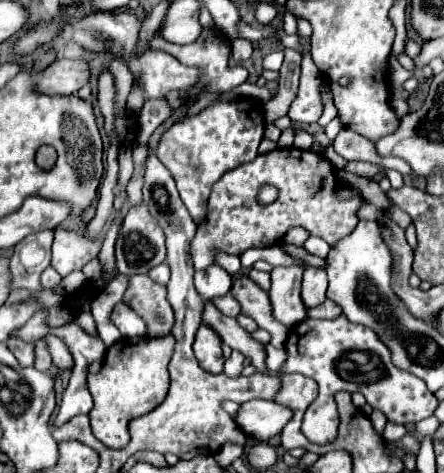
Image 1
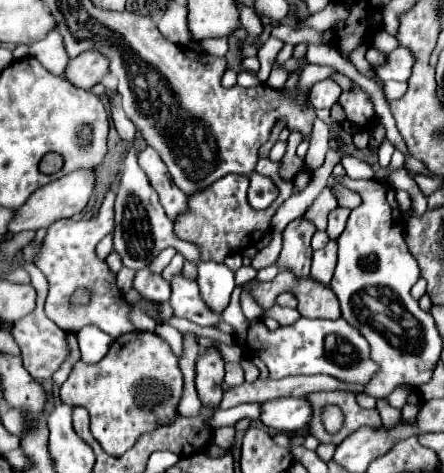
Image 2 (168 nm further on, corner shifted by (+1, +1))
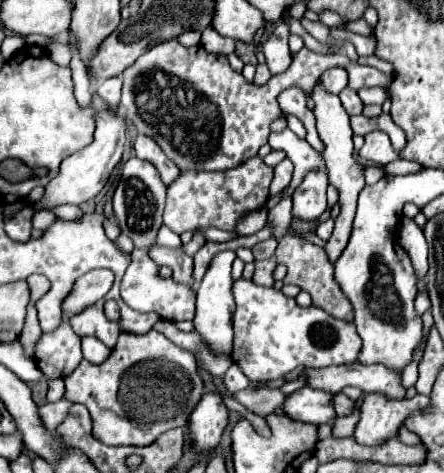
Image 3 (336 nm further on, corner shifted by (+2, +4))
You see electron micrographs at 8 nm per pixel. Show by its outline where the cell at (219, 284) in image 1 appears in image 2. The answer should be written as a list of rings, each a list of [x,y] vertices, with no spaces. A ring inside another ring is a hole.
[[[203,261],[203,263],[199,263],[197,283],[199,283],[205,305],[215,313],[223,313],[223,309],[229,305],[231,293],[235,289],[233,271],[225,263]]]

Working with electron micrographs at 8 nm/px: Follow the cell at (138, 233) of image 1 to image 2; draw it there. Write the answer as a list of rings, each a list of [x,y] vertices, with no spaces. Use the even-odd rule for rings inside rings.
[[[131,149],[127,153],[125,167],[123,167],[119,185],[117,185],[113,241],[115,241],[115,251],[123,259],[123,265],[133,269],[133,271],[139,271],[139,269],[147,267],[165,247],[175,247],[189,263],[197,263],[199,257],[201,257],[201,251],[199,251],[197,245],[181,241],[181,239],[177,239],[177,235],[173,235],[173,223],[165,215],[165,211],[159,203],[157,191],[149,185],[149,179],[145,175],[145,171],[139,167],[135,149]]]

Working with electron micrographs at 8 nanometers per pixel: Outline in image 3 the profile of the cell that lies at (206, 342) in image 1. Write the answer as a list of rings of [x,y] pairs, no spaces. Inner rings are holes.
[[[204,392],[200,404],[196,404],[190,416],[190,436],[194,440],[194,450],[206,454],[220,444],[220,436],[228,424],[228,410],[224,400],[216,392]]]

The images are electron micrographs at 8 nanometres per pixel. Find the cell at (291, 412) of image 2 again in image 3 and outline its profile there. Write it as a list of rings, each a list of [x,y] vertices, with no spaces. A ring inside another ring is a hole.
[[[300,388],[290,396],[286,396],[282,404],[282,412],[288,414],[288,418],[306,424],[316,424],[316,426],[326,424],[334,420],[332,394],[314,388]]]

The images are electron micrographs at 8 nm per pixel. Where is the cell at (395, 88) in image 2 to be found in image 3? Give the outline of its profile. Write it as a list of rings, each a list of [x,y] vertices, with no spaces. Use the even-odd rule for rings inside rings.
[[[362,88],[358,92],[358,96],[362,98],[364,104],[378,104],[378,106],[382,106],[388,100],[390,94],[384,88]]]

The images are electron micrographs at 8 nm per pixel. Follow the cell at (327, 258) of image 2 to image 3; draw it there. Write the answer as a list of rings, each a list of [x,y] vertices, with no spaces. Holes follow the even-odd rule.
[[[318,84],[314,86],[314,92],[312,92],[312,100],[316,102],[316,108],[314,108],[314,114],[316,114],[316,120],[318,120],[318,134],[320,138],[324,140],[326,144],[326,150],[324,150],[324,160],[326,160],[326,166],[328,166],[328,180],[332,186],[338,188],[340,192],[340,204],[342,204],[342,210],[340,210],[340,216],[336,220],[336,226],[334,226],[334,232],[332,236],[328,238],[326,246],[324,246],[324,252],[328,252],[328,260],[336,262],[338,256],[342,254],[342,250],[346,248],[346,242],[348,242],[348,236],[350,236],[350,230],[352,230],[352,220],[354,220],[354,208],[356,208],[356,200],[358,200],[358,192],[364,188],[364,166],[360,166],[354,158],[354,146],[352,146],[352,128],[350,128],[350,116],[346,114],[344,106],[340,104],[340,98],[334,96],[334,94],[328,94],[326,90],[318,88]]]

